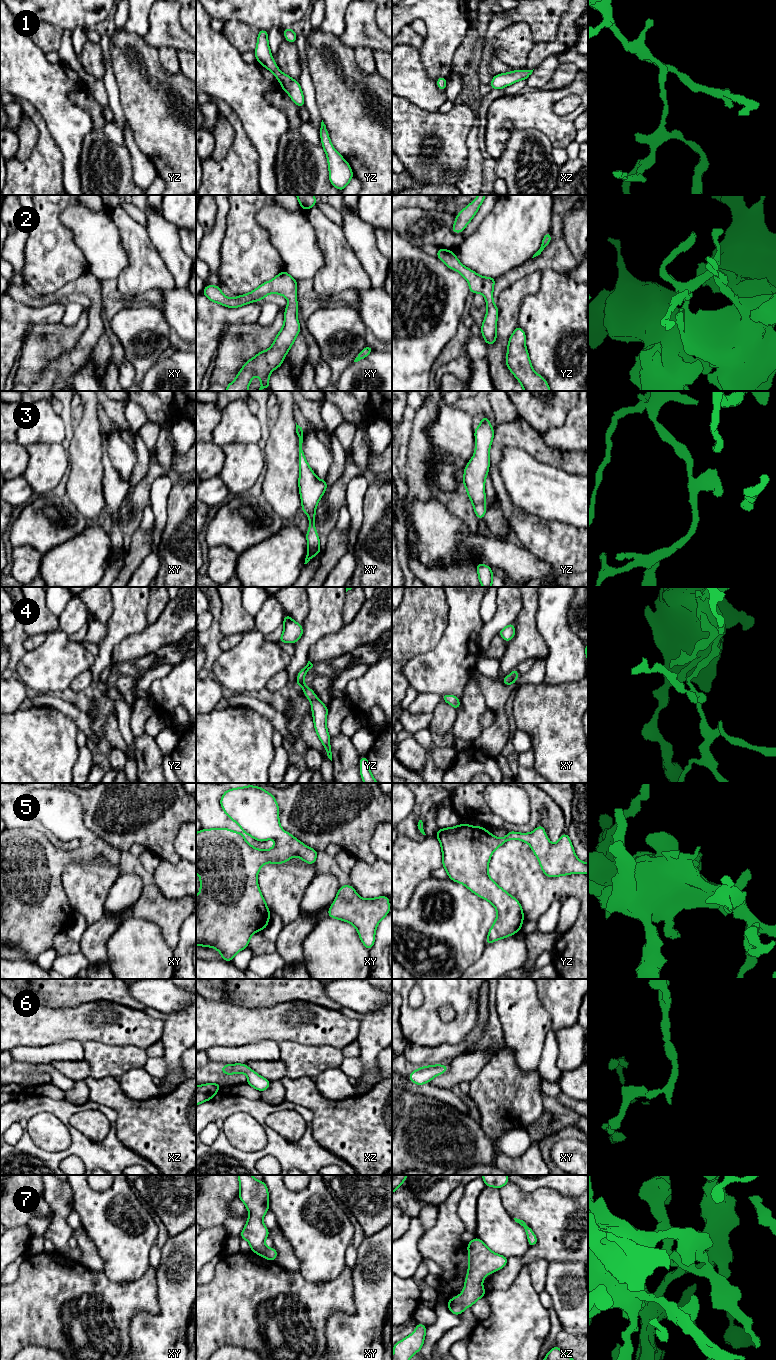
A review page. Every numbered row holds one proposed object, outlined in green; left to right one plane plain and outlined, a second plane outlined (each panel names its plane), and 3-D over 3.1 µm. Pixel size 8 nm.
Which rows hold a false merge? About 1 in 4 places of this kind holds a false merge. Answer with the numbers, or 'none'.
none

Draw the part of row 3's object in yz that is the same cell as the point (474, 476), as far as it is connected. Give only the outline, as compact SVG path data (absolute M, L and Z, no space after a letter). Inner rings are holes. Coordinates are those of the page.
M481 417L481 423L474 433L476 448L464 469L463 484L477 519L483 519L486 513L485 478L489 473L489 450L494 437L494 429L487 417Z

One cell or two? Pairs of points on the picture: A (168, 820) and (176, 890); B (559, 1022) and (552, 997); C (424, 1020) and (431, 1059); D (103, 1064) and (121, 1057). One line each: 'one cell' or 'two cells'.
A: two cells
B: one cell
C: two cells
D: one cell

